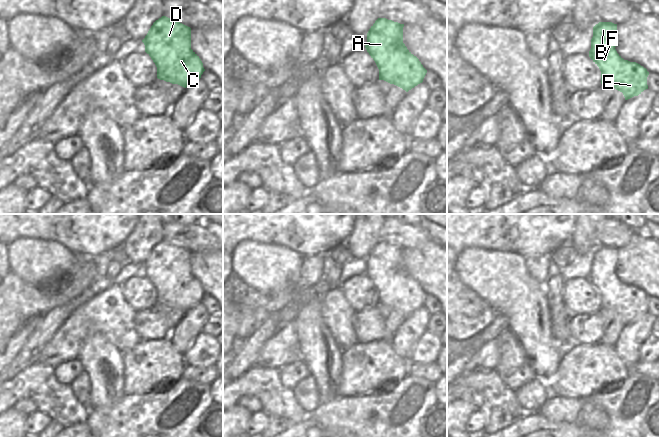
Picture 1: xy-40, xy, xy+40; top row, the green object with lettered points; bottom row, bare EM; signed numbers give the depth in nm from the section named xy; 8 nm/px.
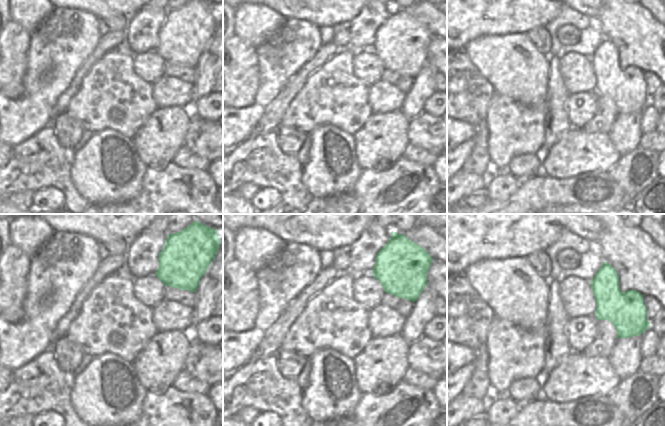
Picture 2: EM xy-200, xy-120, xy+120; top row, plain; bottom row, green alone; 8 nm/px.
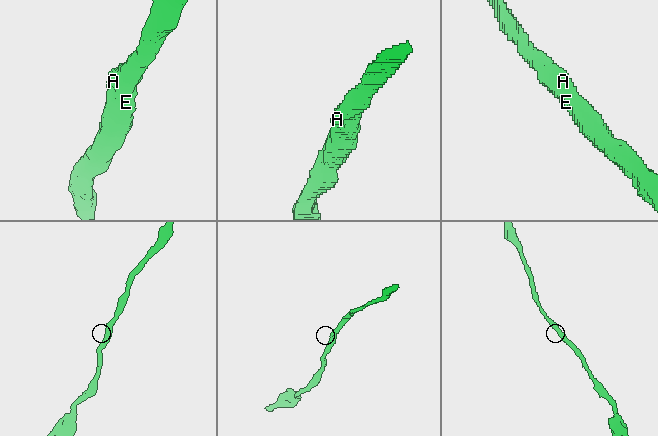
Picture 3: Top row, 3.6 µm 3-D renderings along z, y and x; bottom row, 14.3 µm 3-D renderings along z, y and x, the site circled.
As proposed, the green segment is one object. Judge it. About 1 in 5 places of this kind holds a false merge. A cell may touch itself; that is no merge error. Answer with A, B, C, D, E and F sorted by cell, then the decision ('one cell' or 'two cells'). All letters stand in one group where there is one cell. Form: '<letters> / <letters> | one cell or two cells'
A B C D E F | one cell

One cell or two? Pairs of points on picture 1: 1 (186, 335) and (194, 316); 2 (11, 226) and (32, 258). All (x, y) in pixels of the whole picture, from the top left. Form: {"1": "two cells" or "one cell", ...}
{"1": "one cell", "2": "two cells"}

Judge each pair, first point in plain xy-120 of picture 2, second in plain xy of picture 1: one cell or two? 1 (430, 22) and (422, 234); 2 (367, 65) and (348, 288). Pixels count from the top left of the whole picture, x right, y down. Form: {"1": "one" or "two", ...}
{"1": "one", "2": "one"}

